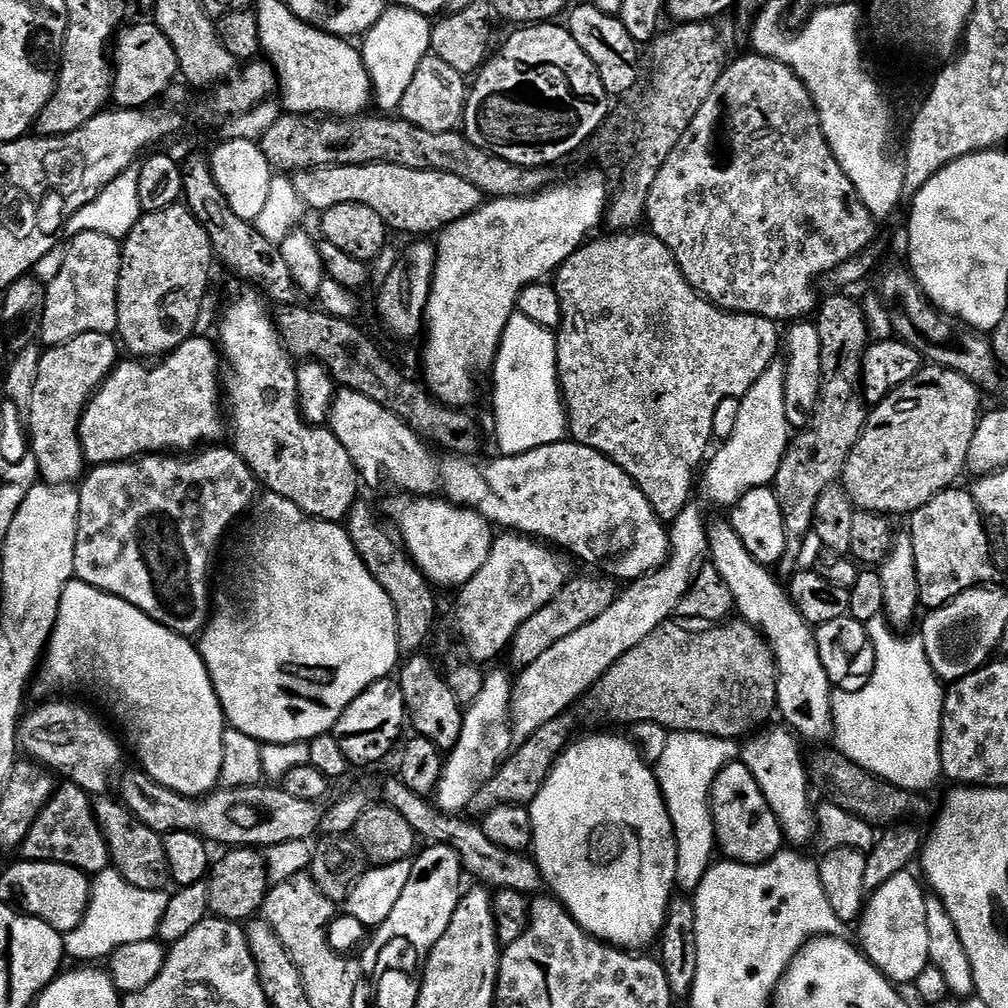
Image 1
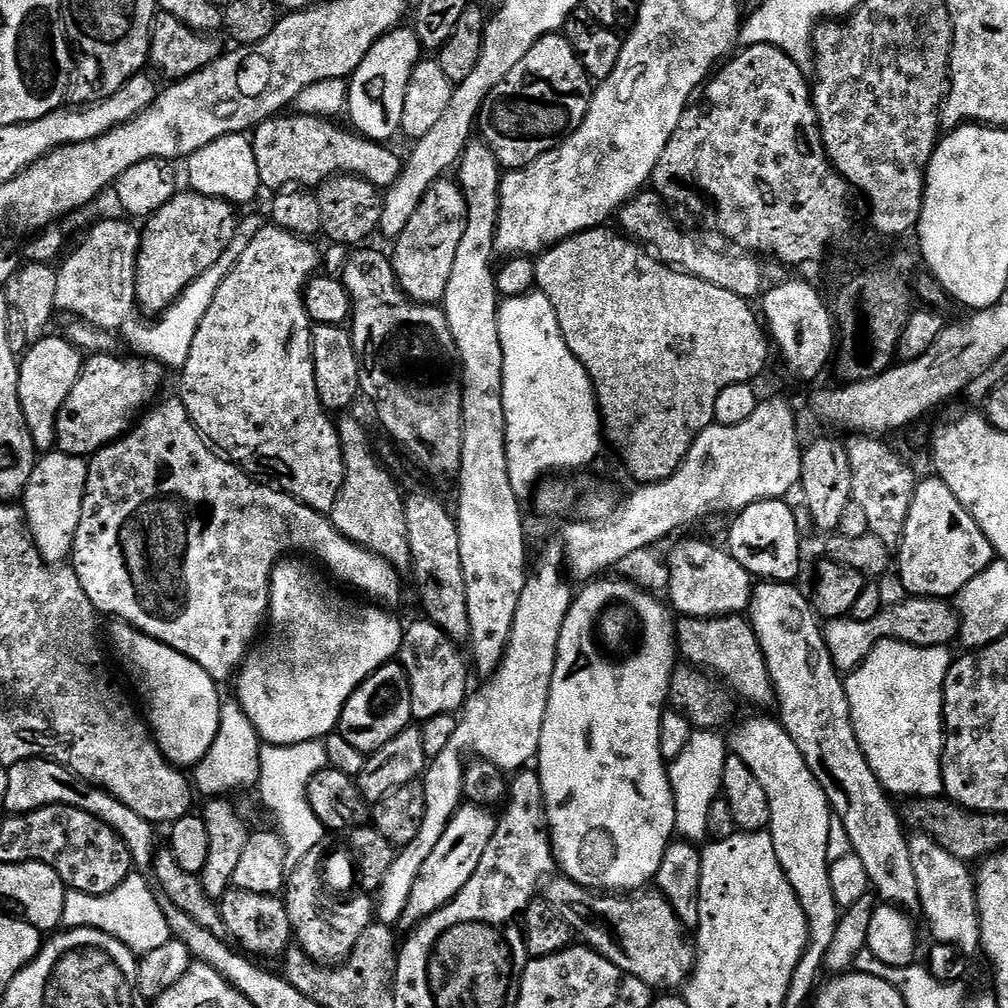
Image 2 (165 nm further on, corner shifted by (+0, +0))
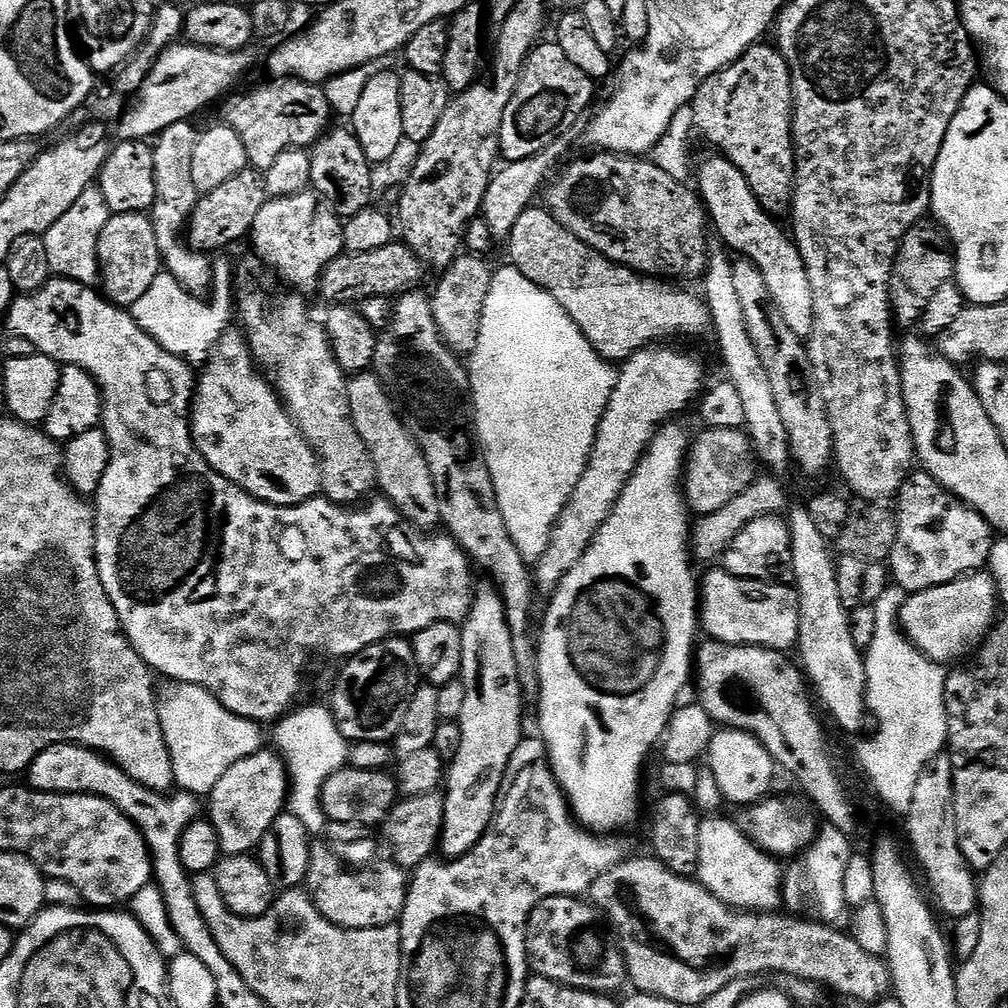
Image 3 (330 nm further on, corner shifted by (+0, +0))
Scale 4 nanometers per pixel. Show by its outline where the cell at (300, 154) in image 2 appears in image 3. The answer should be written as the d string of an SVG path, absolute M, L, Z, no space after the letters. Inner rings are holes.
M280 78L272 83L276 84L256 88L245 96L231 95L223 105L223 123L242 138L249 165L257 170L273 166L274 160L288 148L311 149L327 133L330 127L328 119L334 115L321 85L291 78Z

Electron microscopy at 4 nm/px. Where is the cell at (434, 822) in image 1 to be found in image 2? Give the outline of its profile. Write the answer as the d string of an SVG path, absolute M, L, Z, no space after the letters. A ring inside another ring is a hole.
M563 874L553 875L542 884L542 899L572 927L587 947L604 956L618 970L646 982L653 990L680 990L692 978L696 950L685 927L680 924L670 902L655 890L635 894L605 894L583 888ZM649 891L649 892L648 892ZM688 935L688 936L687 936ZM677 988L677 989L676 989Z

